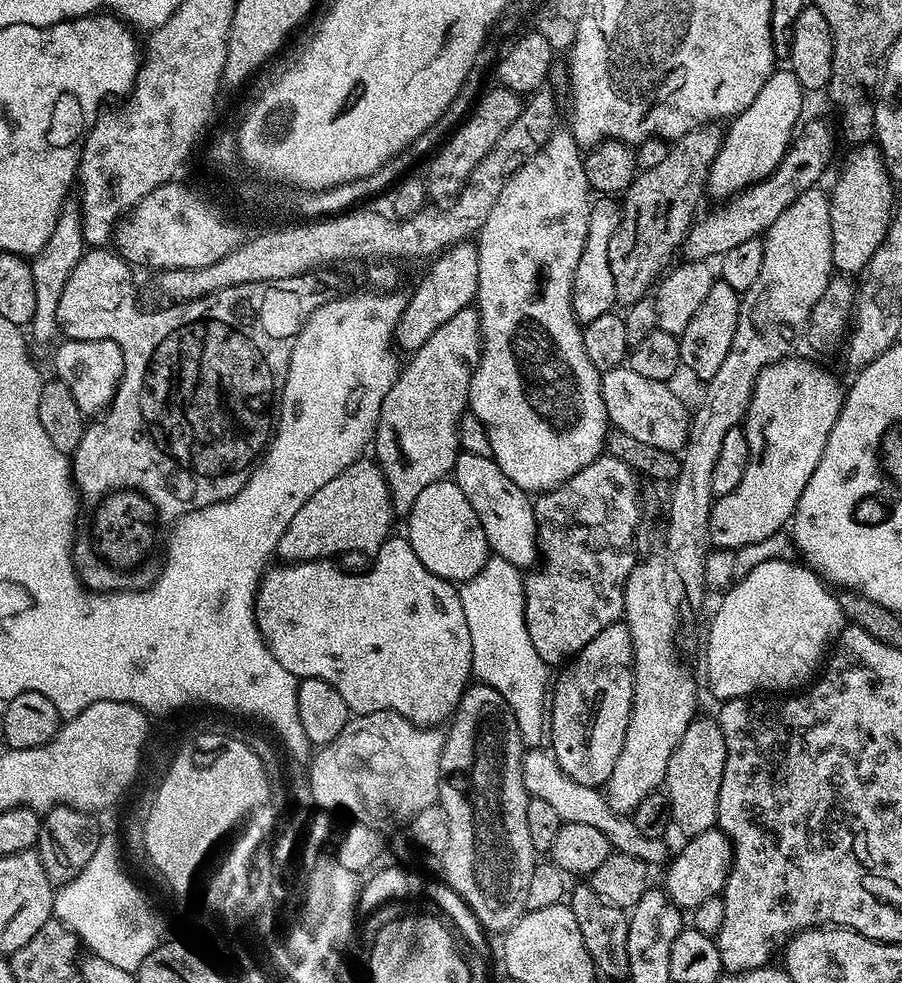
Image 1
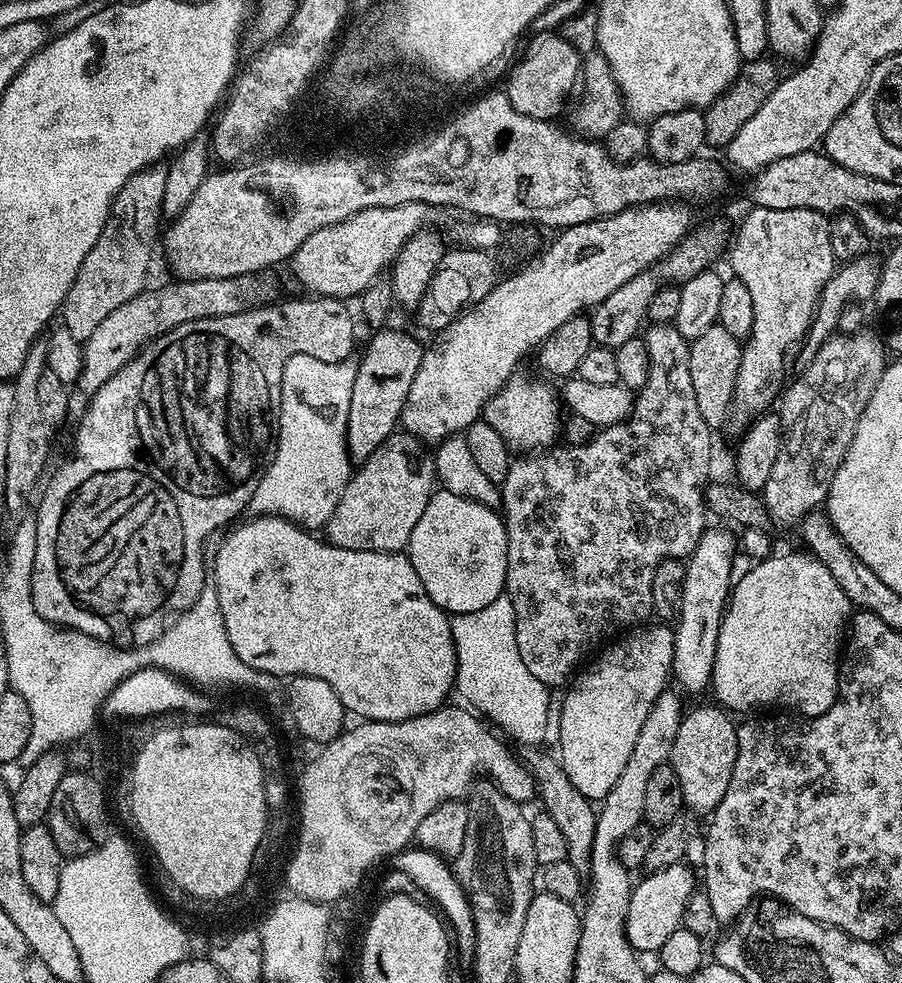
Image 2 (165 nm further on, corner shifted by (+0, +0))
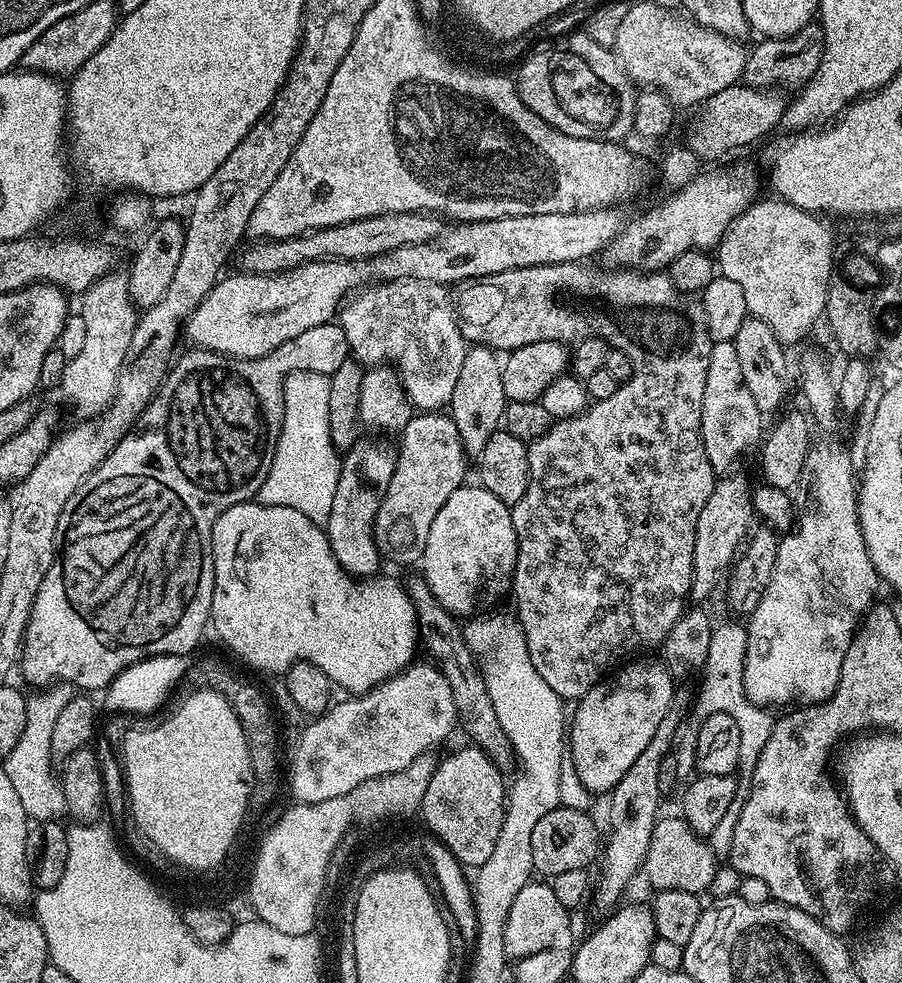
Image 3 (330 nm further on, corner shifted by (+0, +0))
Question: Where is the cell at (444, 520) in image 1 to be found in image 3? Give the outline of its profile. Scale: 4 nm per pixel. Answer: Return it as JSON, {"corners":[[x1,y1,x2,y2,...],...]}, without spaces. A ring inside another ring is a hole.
{"corners":[[462,486,438,510,422,561,422,575,438,602,457,618,479,613,483,604,508,596,516,569,516,535,512,510,483,486]]}

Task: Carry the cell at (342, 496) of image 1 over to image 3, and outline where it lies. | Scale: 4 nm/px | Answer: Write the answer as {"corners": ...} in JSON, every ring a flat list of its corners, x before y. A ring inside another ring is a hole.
{"corners":[[439,411,413,415,398,440,400,448,396,452,394,474,376,515,374,538,385,561,412,564,415,560,423,561,430,526,438,510,446,506,446,498,465,483,470,460,464,454,458,426,454,426,451,415]]}

